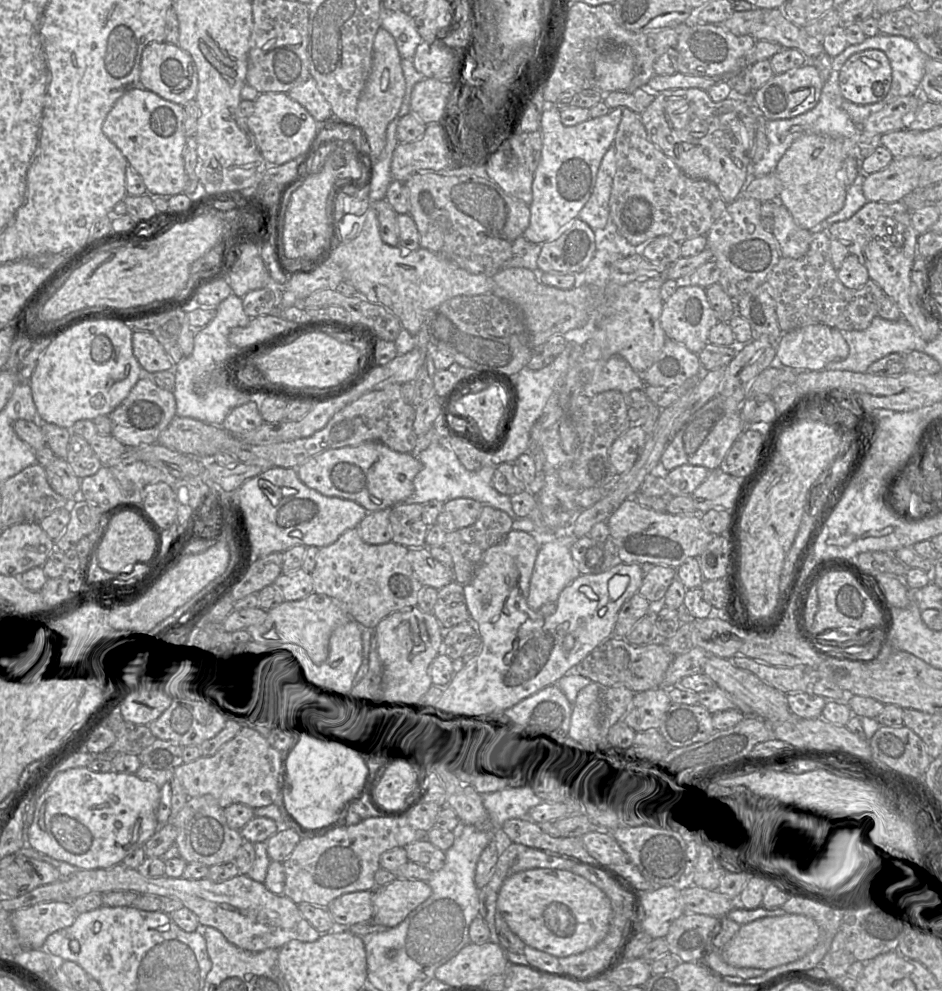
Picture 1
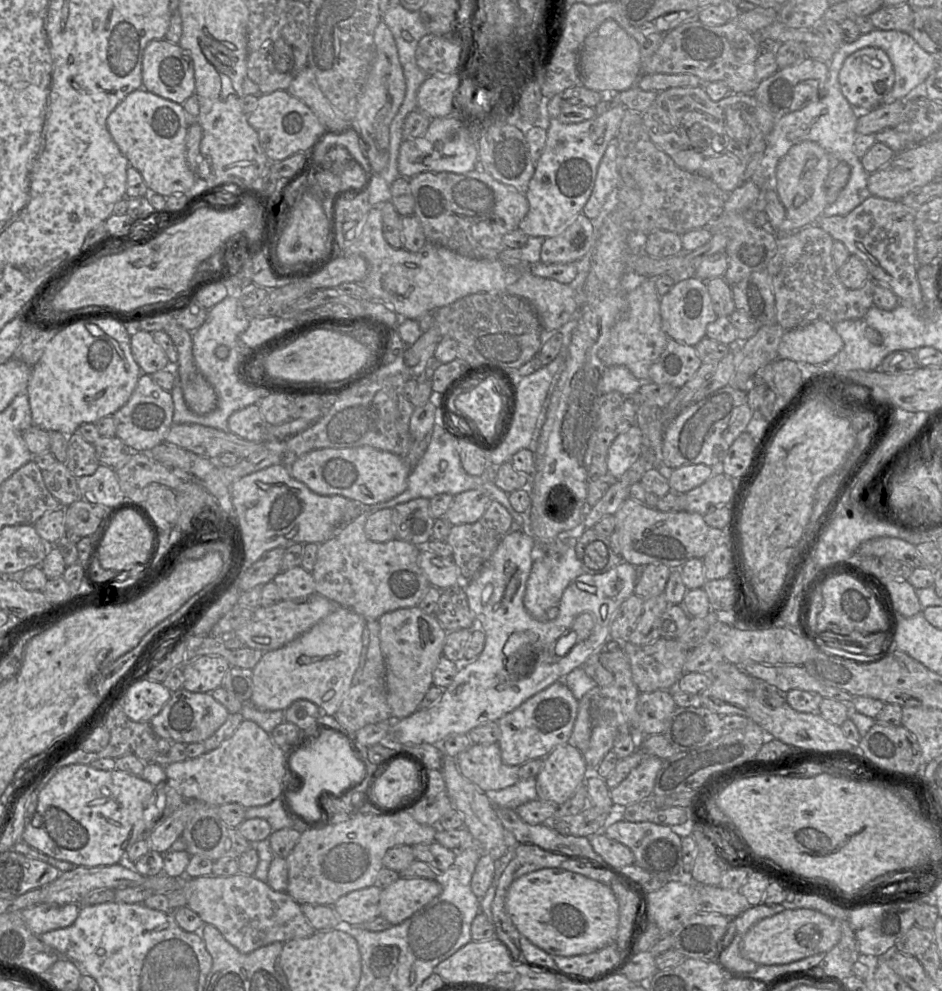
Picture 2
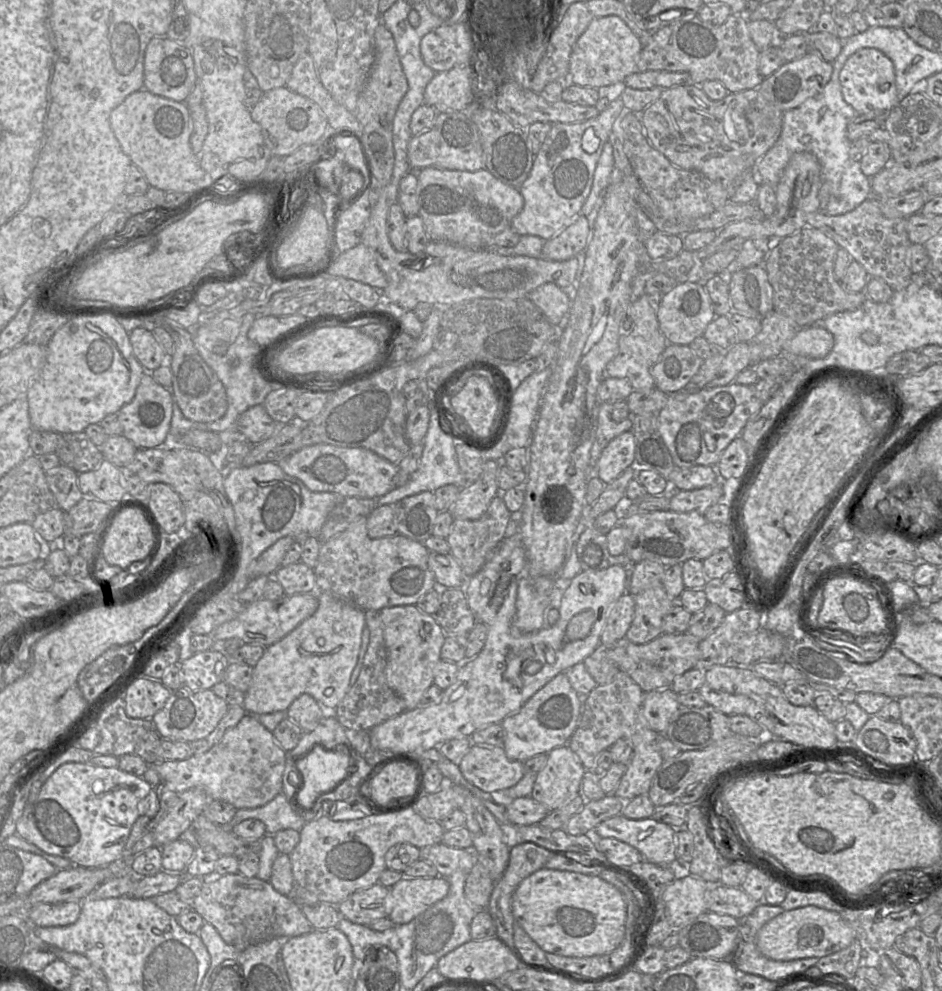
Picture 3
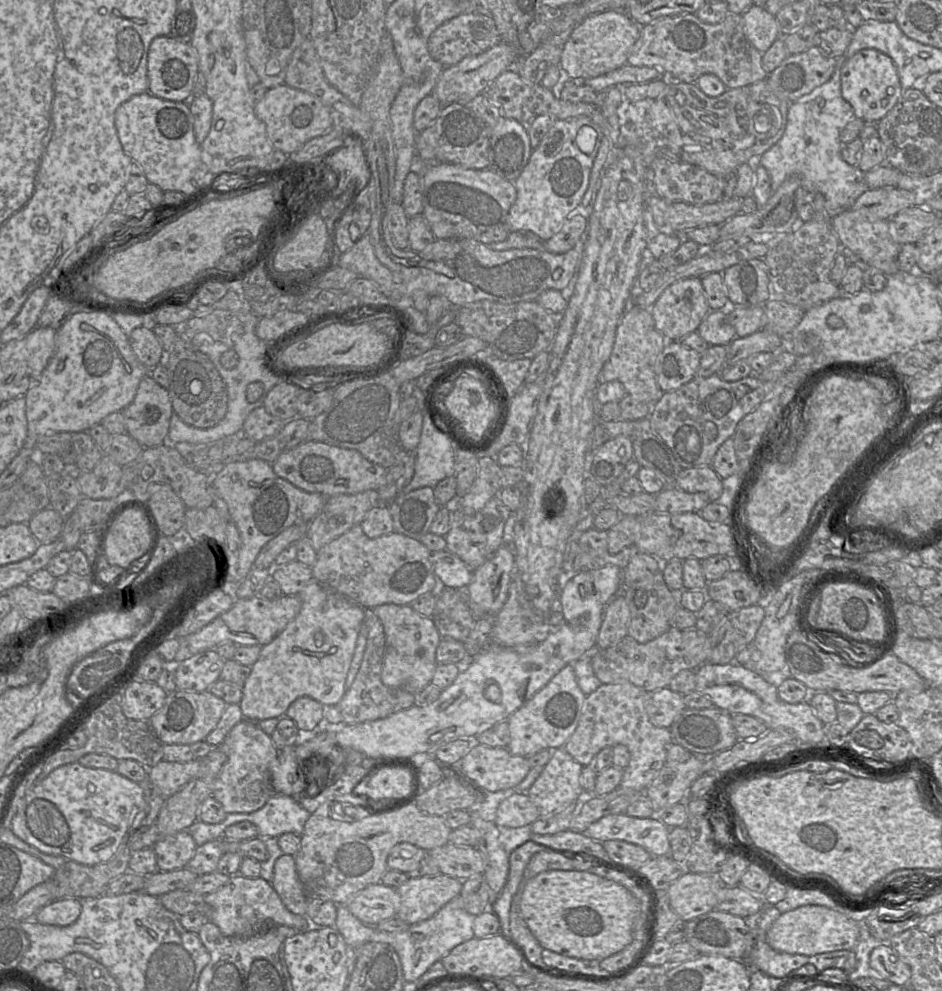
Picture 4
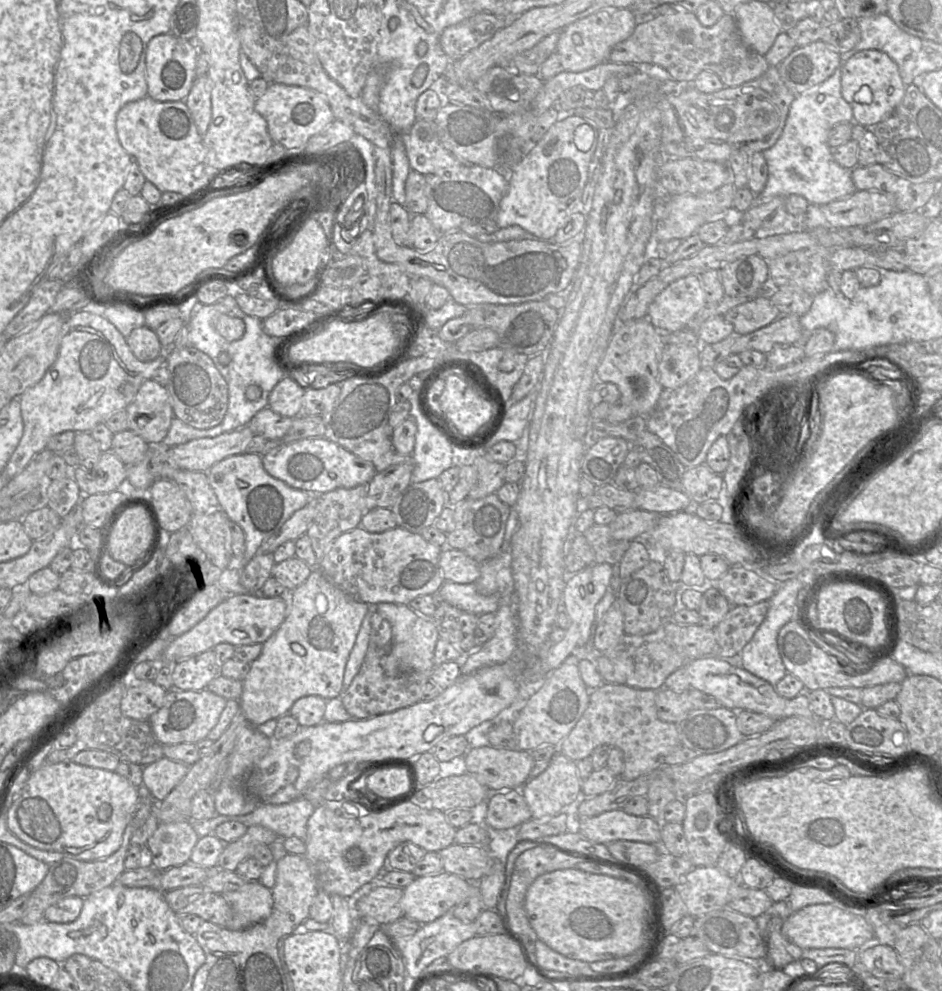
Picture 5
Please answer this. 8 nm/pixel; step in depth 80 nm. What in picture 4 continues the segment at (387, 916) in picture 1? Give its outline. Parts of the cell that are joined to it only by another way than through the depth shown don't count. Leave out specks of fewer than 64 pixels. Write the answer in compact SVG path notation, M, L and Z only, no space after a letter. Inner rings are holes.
M442 873L408 878L396 889L398 894L396 917L409 925L431 918L446 903L460 895L462 881Z

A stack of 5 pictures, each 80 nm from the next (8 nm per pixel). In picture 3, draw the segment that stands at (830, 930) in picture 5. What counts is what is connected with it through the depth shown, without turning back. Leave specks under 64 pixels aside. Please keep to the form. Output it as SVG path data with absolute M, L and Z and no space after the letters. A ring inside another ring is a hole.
M814 905L785 910L767 921L756 933L758 951L778 961L823 957L848 947L855 939L855 930L839 913Z

